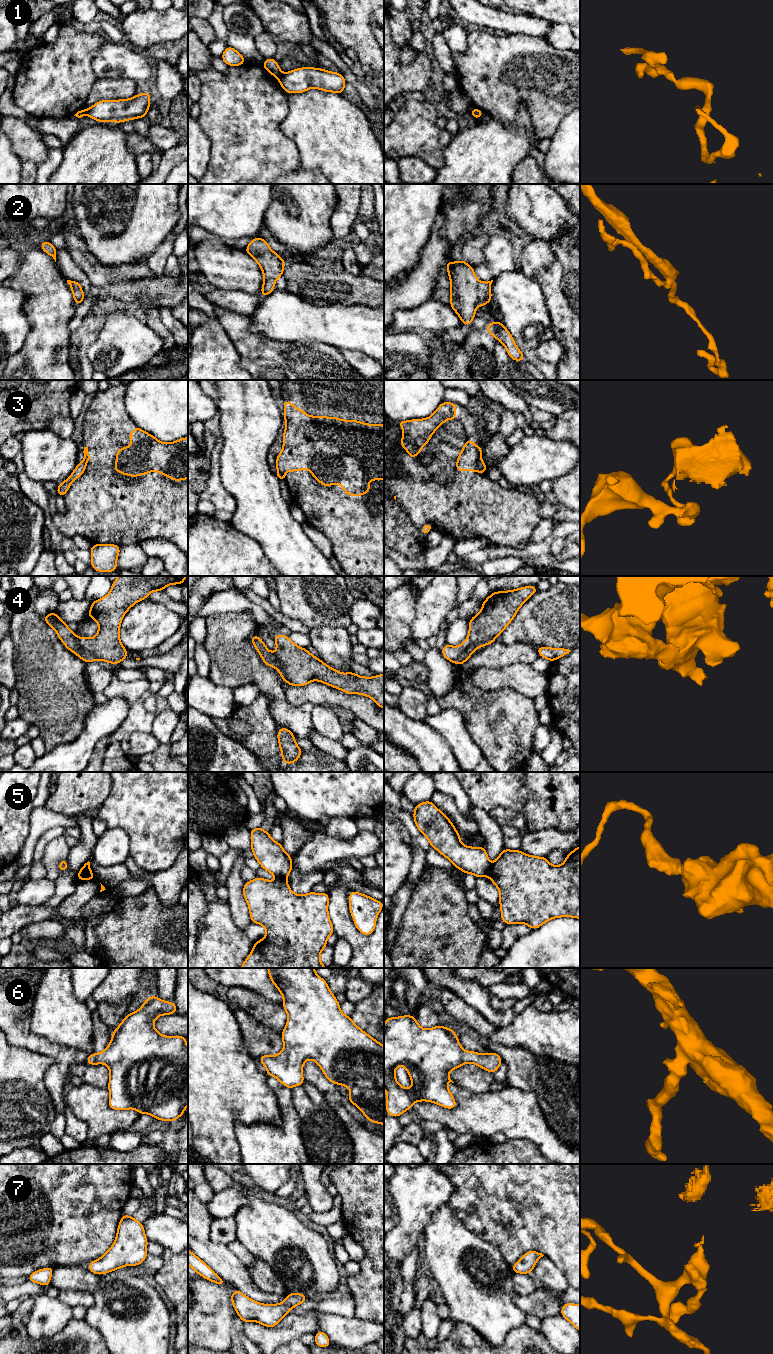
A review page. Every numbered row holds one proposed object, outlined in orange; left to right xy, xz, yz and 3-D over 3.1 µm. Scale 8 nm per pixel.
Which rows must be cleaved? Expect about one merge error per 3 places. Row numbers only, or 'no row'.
1, 2, 3, 5

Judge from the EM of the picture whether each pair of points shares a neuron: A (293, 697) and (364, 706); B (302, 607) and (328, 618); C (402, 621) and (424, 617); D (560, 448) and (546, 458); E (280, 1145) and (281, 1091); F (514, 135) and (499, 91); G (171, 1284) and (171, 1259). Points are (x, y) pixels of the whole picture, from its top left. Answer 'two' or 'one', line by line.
A: one
B: one
C: two
D: one
E: one
F: two
G: one

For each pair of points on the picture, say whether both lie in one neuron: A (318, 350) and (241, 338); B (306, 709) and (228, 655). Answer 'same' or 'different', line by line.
A: same
B: same

